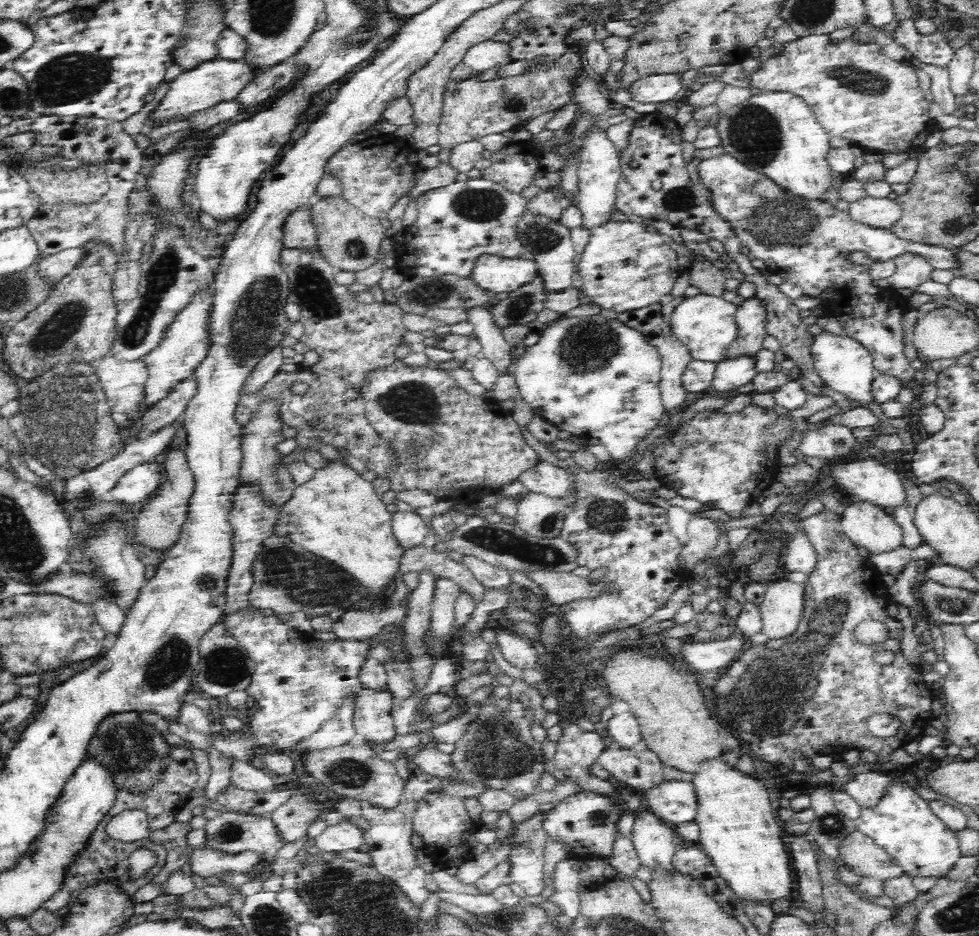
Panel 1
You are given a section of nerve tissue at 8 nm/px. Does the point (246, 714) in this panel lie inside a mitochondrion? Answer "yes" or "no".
no

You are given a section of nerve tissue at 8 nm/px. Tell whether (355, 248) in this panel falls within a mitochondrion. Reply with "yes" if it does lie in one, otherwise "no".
yes

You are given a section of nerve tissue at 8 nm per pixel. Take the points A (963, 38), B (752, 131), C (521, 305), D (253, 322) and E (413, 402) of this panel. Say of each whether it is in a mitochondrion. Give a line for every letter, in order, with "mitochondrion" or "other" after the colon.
A: other
B: mitochondrion
C: mitochondrion
D: mitochondrion
E: mitochondrion

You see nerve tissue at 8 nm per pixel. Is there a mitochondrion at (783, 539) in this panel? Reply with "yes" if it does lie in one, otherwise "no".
no

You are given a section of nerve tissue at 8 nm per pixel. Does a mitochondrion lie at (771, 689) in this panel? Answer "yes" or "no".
yes

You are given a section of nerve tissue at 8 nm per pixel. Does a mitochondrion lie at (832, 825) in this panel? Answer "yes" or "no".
yes

